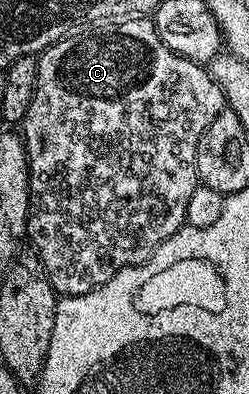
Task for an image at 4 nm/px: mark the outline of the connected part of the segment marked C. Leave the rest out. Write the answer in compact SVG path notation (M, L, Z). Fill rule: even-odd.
M130 17L120 21L113 21L104 29L85 29L80 33L74 33L58 43L52 43L50 47L45 48L36 56L37 61L37 84L35 85L35 93L31 97L31 105L27 109L23 122L20 124L19 131L25 141L25 150L29 153L29 222L27 224L27 239L33 242L32 250L35 252L37 260L43 265L43 269L47 273L47 277L51 281L53 290L61 297L72 297L82 295L83 293L91 293L101 283L106 283L111 277L115 277L115 273L119 273L119 269L124 267L134 267L140 263L145 263L153 256L153 251L163 241L167 241L167 237L171 237L181 227L186 226L185 214L187 213L187 201L191 201L191 193L195 193L195 189L199 186L197 177L197 150L199 149L199 137L207 129L207 125L211 125L211 121L215 121L215 117L219 117L221 111L226 110L225 94L219 89L219 85L209 75L208 70L202 64L189 60L179 53L175 53L166 43L162 41L157 32L157 26L149 17Z

